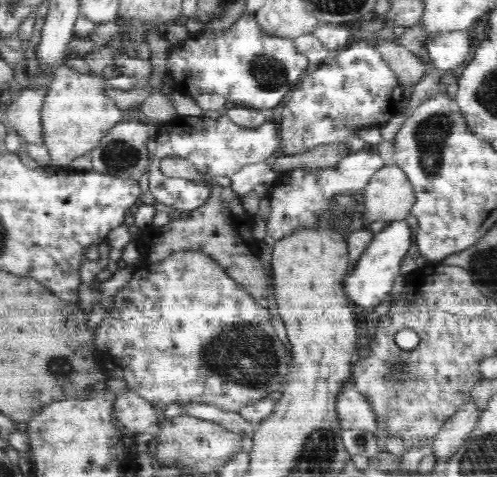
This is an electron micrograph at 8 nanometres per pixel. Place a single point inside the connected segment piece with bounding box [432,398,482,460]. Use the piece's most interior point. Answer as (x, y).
(453, 432)

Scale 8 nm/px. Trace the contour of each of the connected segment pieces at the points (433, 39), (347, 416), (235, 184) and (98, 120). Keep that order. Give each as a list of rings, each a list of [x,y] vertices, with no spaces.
[[[472,29],[442,32],[428,37],[425,50],[429,55],[430,65],[436,69],[450,71],[469,60],[468,56],[472,50],[470,31]]]
[[[348,382],[340,388],[335,405],[340,429],[358,429],[368,432],[376,430],[376,413],[372,409],[372,403],[356,389],[353,382]]]
[[[266,162],[247,164],[230,177],[230,187],[241,198],[252,192],[256,184],[265,184],[268,190],[272,189],[277,175]]]
[[[60,64],[54,67],[52,77],[53,80],[48,86],[49,92],[44,96],[41,108],[42,133],[44,133],[42,144],[49,151],[51,164],[61,169],[76,158],[89,154],[115,124],[127,119],[127,114],[120,110],[113,99],[104,95],[106,86],[101,76],[96,73],[80,74],[74,68]]]

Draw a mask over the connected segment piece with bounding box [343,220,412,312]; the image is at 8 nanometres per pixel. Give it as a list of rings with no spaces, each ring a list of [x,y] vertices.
[[[396,220],[386,224],[382,231],[376,233],[372,242],[356,261],[354,268],[344,278],[344,293],[350,298],[351,305],[362,308],[364,312],[378,306],[390,294],[394,278],[402,273],[401,264],[408,255],[412,242],[410,227],[406,221]]]

